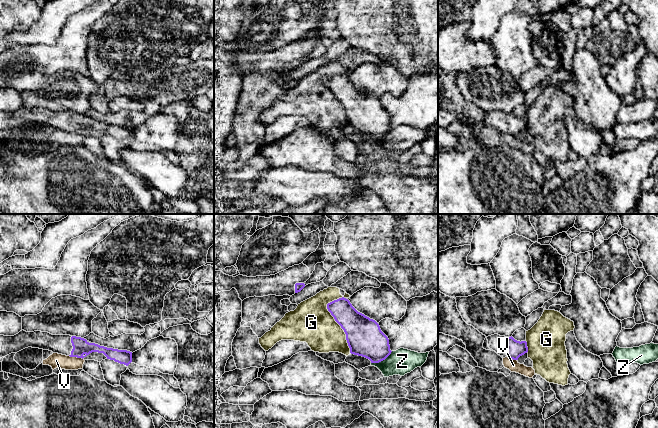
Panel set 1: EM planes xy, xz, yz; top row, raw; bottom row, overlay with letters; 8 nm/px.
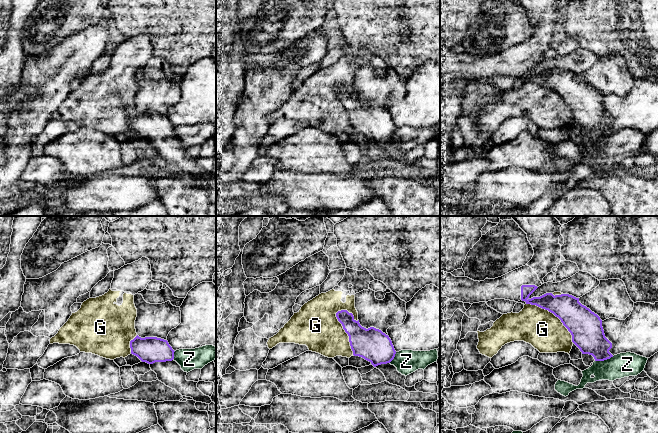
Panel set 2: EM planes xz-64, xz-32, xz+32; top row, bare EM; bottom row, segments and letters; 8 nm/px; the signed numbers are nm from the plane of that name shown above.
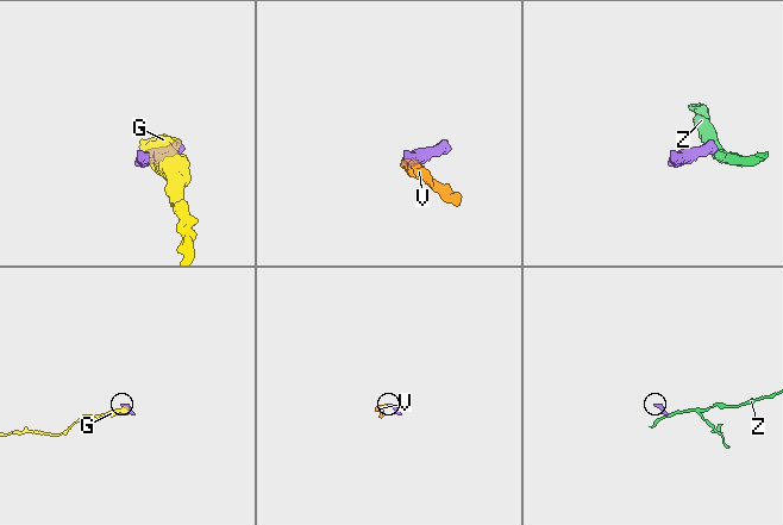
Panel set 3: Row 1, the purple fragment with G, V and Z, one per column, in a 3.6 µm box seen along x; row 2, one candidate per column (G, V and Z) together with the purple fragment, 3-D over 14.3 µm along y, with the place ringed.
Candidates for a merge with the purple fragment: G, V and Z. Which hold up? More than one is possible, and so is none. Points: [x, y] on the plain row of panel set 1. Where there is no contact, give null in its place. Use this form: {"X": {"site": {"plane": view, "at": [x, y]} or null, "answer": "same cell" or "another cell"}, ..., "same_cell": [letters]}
{"G": {"site": {"plane": "xz", "at": [335, 96]}, "answer": "another cell"}, "V": {"site": {"plane": "xy", "at": [76, 132]}, "answer": "another cell"}, "Z": {"site": {"plane": "xz", "at": [381, 136]}, "answer": "another cell"}, "same_cell": []}

